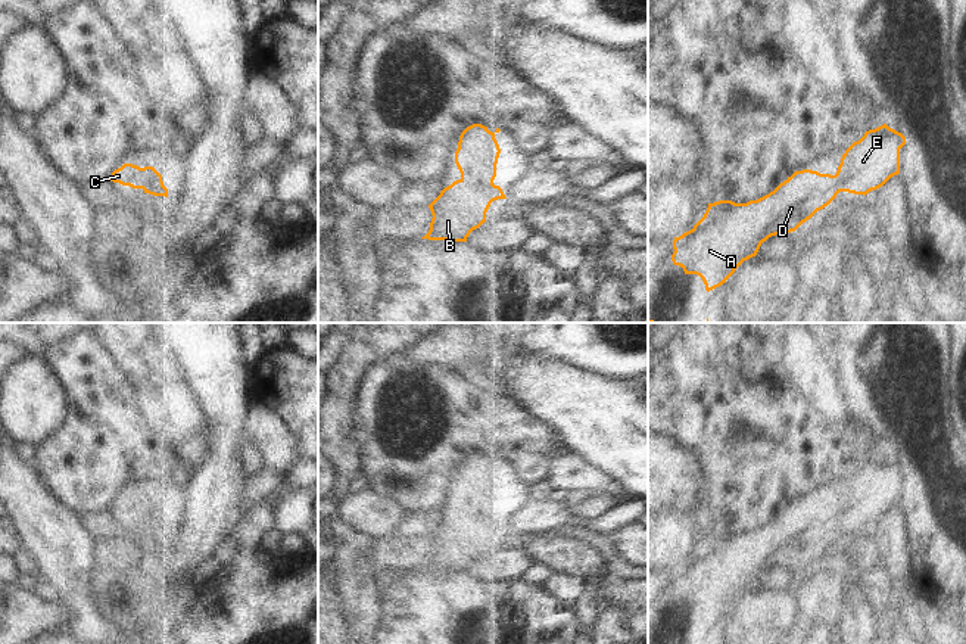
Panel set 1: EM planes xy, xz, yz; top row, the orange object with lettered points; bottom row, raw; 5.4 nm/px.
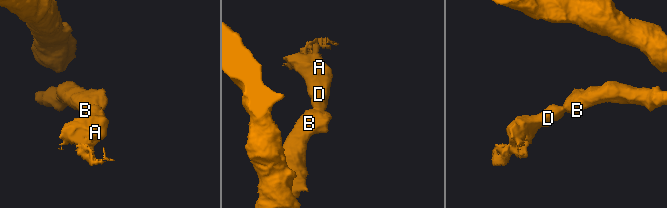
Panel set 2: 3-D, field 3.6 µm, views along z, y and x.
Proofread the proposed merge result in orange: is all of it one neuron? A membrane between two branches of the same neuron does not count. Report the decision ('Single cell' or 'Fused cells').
Single cell.

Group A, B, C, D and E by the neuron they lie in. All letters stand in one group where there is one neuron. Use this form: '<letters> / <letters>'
A B C D E

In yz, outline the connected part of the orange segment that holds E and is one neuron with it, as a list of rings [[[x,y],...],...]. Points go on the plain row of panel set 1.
[[[884,454],[866,461],[859,472],[854,472],[845,480],[835,505],[811,500],[795,501],[773,522],[757,531],[708,533],[704,547],[694,559],[674,567],[673,594],[682,597],[685,604],[699,606],[707,622],[722,616],[744,591],[757,585],[763,572],[779,563],[795,561],[817,541],[828,536],[839,522],[866,526],[869,522],[882,517],[891,507],[900,504],[900,479],[904,475],[906,467]]]

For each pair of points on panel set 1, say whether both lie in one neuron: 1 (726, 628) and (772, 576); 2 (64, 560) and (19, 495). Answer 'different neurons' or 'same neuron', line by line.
1: different neurons
2: same neuron

